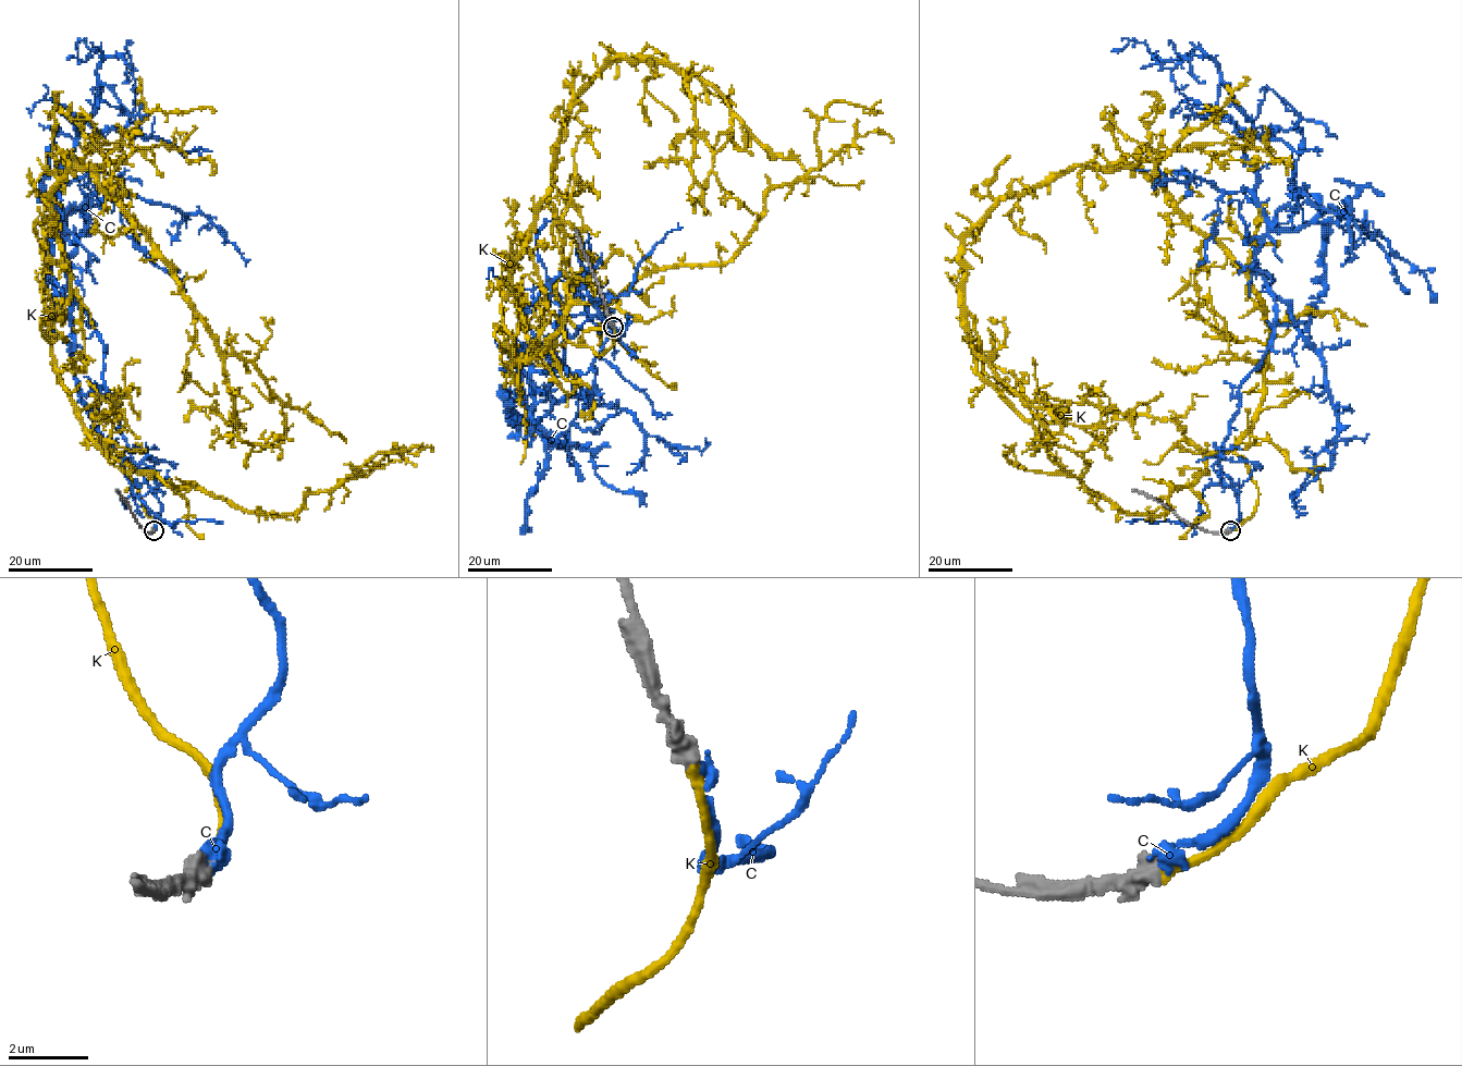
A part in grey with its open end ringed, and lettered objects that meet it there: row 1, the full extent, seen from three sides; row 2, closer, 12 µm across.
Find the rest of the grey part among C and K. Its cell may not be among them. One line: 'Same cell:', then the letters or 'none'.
Same cell: K

